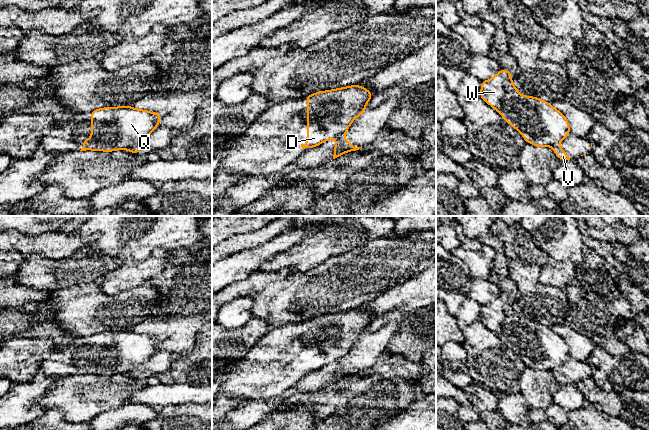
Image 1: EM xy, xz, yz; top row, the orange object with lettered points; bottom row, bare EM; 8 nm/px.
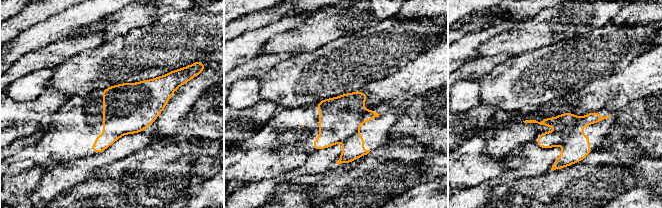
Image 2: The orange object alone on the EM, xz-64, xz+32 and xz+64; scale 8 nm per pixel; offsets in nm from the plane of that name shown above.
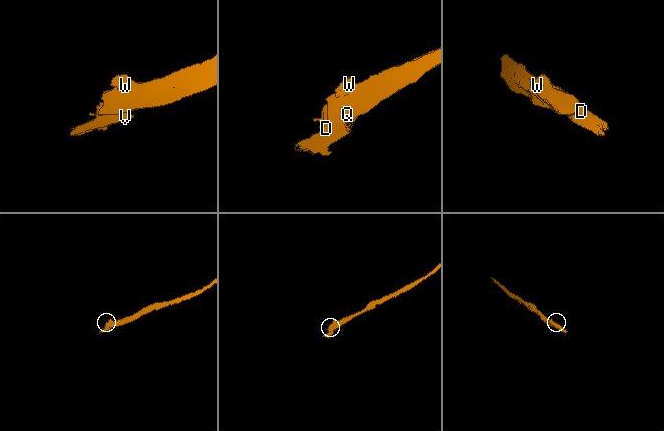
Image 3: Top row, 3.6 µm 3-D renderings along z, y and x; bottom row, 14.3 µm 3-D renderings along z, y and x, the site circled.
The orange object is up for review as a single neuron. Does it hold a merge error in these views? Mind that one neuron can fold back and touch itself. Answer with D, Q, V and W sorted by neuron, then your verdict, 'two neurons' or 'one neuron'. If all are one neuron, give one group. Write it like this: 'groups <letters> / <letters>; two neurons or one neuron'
groups D Q W / V; two neurons

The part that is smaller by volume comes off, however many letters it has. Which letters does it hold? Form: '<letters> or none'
V

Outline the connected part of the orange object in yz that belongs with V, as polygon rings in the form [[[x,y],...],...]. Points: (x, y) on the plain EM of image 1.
[[[559,366],[553,368],[552,373],[554,375],[554,377],[556,378],[556,380],[562,385],[562,384],[570,384],[569,380],[567,379],[567,377],[559,370]]]

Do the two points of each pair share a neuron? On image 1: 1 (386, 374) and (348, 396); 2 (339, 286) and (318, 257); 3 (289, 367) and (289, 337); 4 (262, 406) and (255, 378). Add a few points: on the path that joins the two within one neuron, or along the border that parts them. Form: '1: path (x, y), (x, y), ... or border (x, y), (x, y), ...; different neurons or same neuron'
1: path (376, 381), (373, 388), (365, 396), (359, 396); same neuron
2: border (332, 256), (315, 266); different neurons
3: path (289, 360), (289, 344); same neuron
4: border (273, 397), (244, 401); different neurons

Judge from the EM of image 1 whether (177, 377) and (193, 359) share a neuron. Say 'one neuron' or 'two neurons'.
one neuron

